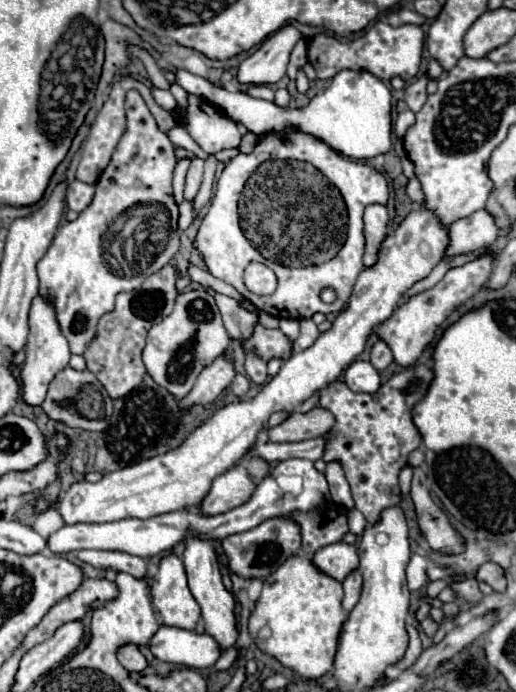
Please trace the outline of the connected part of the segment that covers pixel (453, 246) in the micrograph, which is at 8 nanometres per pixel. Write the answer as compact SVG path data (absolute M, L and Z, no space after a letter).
M478 210L468 218L456 220L448 228L448 246L444 258L454 258L458 254L470 254L484 246L492 246L498 238L498 228L494 218L486 210Z

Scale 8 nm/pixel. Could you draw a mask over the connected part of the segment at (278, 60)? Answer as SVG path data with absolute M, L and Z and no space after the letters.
M286 24L270 34L260 48L244 58L238 66L238 80L242 84L274 84L286 76L290 52L300 40L300 32Z

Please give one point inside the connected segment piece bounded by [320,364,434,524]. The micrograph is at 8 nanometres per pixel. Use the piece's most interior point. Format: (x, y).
(374, 433)

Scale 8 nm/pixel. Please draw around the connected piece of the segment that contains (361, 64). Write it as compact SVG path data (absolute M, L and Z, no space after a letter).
M376 22L364 36L360 38L354 38L352 42L338 42L338 38L334 36L328 36L328 34L318 34L314 36L310 42L308 42L308 62L314 66L318 78L322 80L328 80L328 78L334 78L340 70L368 70L372 72L376 78L380 80L390 80L394 76L400 76L404 82L410 82L418 70L420 70L420 54L422 54L422 46L424 46L424 32L420 26L414 26L414 24L404 24L404 26L390 26L386 22Z

